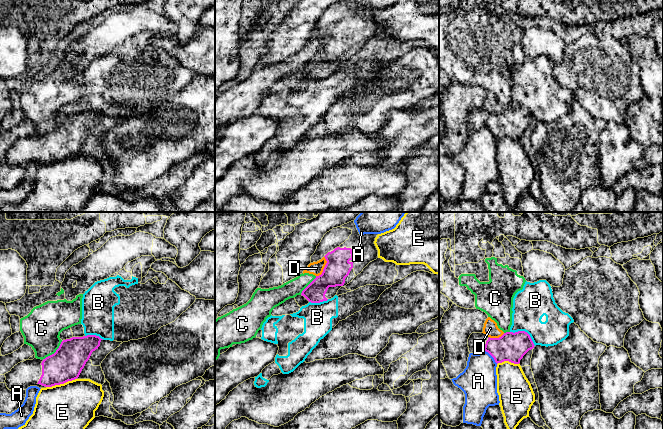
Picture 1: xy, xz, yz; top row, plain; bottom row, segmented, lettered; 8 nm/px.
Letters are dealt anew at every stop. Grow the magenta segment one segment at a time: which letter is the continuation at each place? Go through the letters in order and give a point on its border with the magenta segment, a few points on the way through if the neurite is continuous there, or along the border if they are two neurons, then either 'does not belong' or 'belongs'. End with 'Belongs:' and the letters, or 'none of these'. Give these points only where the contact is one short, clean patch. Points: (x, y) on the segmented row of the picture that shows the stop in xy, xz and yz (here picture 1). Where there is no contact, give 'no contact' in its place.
A: contact yz (491, 355); does not belong
B: contact yz (524, 331); border yz (510, 331), (525, 331), (535, 345); does not belong
C: contact xy (54, 353); does not belong
D: contact xz (324, 267); border xz (324, 256), (326, 264), (323, 271), (316, 276); does not belong
E: contact xy (61, 383); does not belong
Belongs: none of these

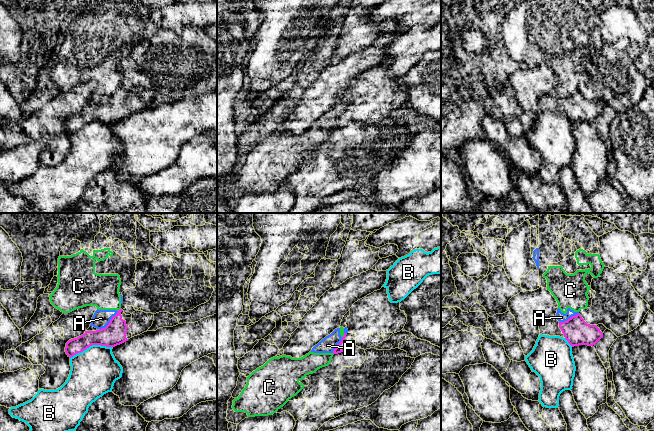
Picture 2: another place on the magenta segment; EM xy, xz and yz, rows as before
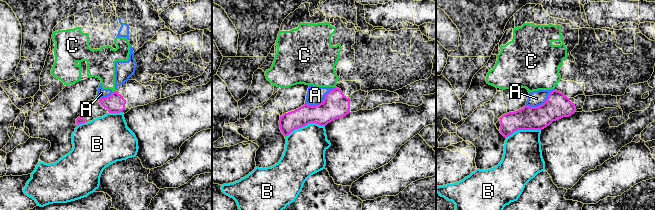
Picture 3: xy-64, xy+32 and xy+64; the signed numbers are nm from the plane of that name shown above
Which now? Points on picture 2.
A: contact xy (109, 322); border xy (118, 311), (104, 327), (99, 329); does not belong
B: contact xy (91, 345); does not belong
C: contact xy (118, 310); does not belong
Belongs: none of these

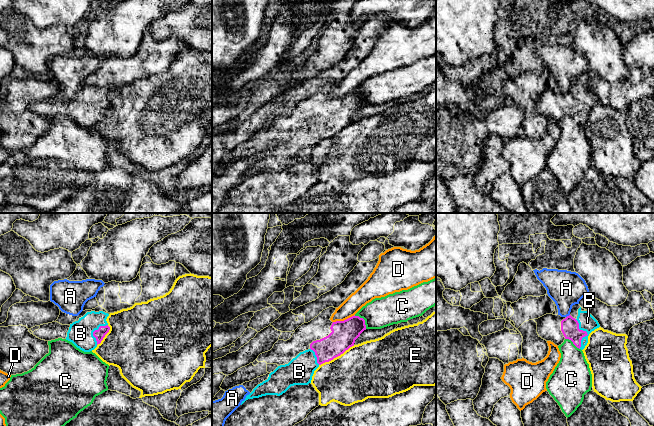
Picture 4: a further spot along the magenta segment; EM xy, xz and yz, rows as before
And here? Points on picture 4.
A: contact yz (567, 316); does not belong
B: contact yz (586, 333); way yz (569, 326), (572, 329), (586, 333), (587, 322); belongs
C: contact xz (363, 319); does not belong
D: contact xz (344, 320); does not belong
E: contact xz (336, 356); does not belong
Belongs: B

